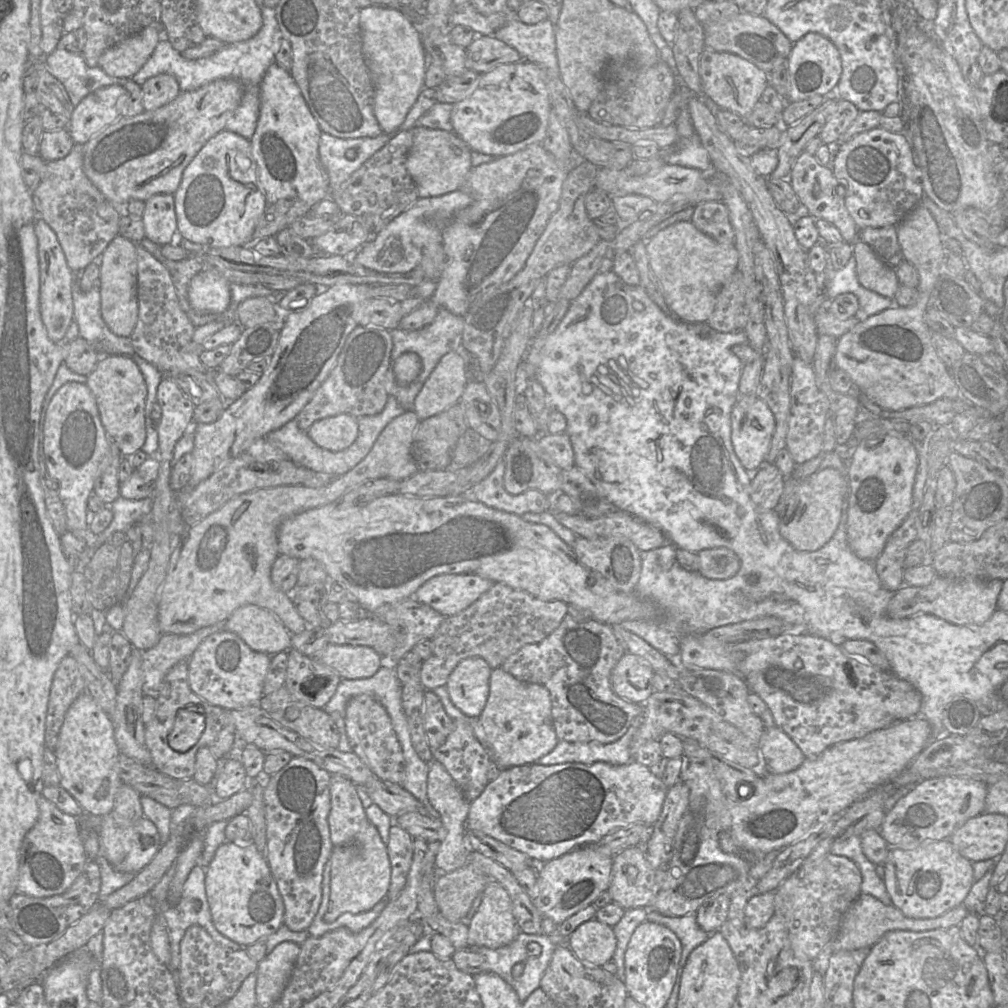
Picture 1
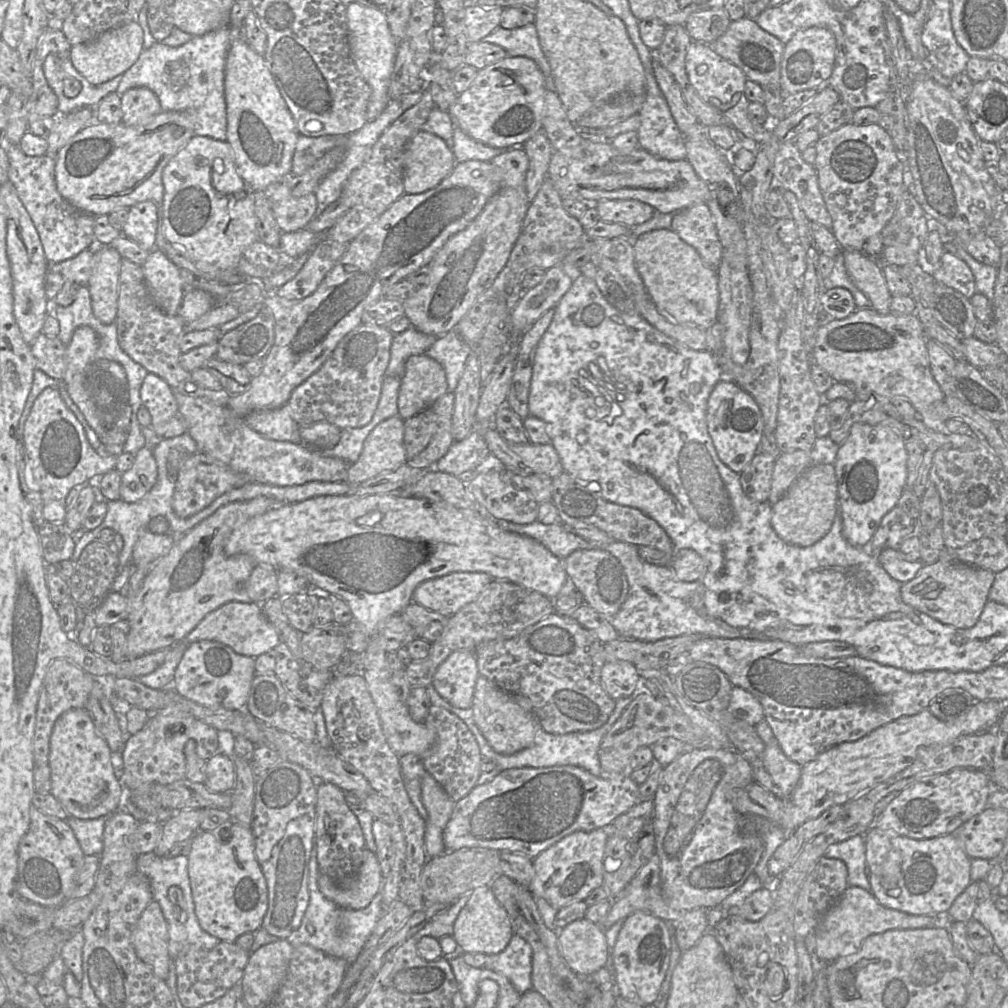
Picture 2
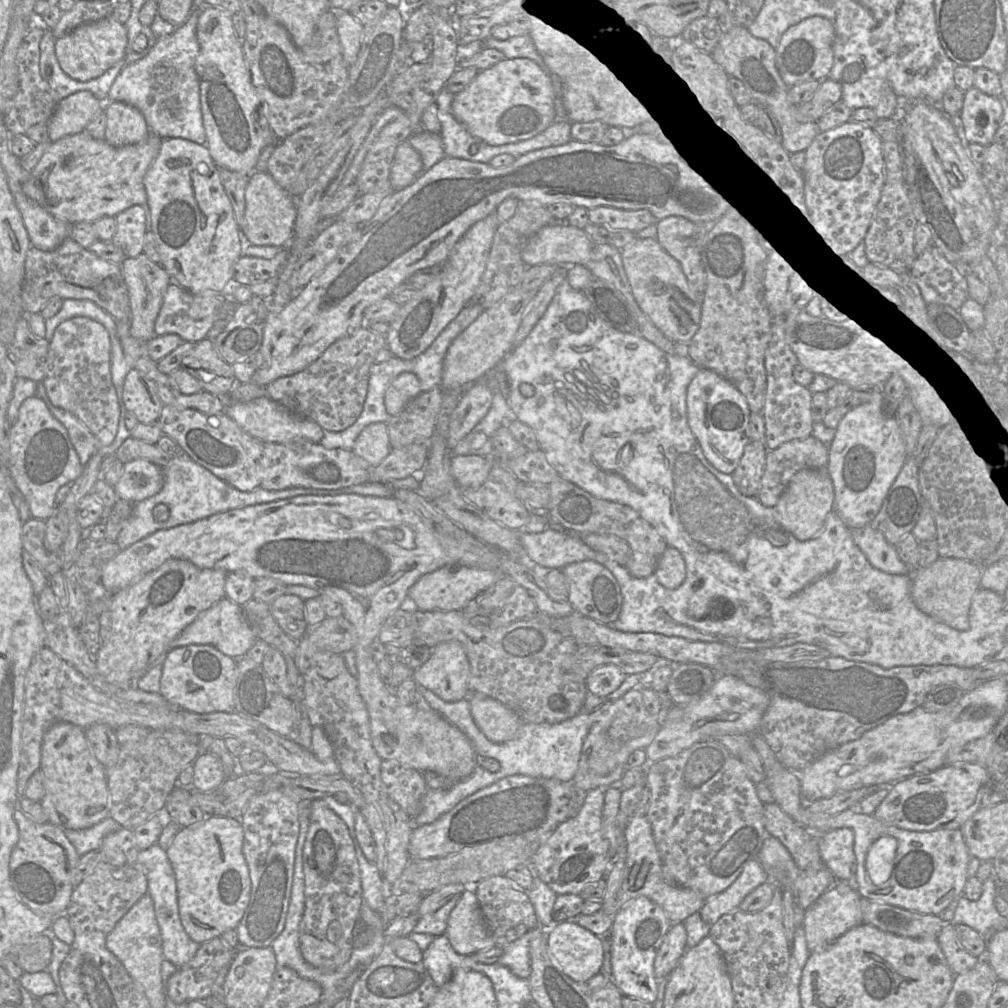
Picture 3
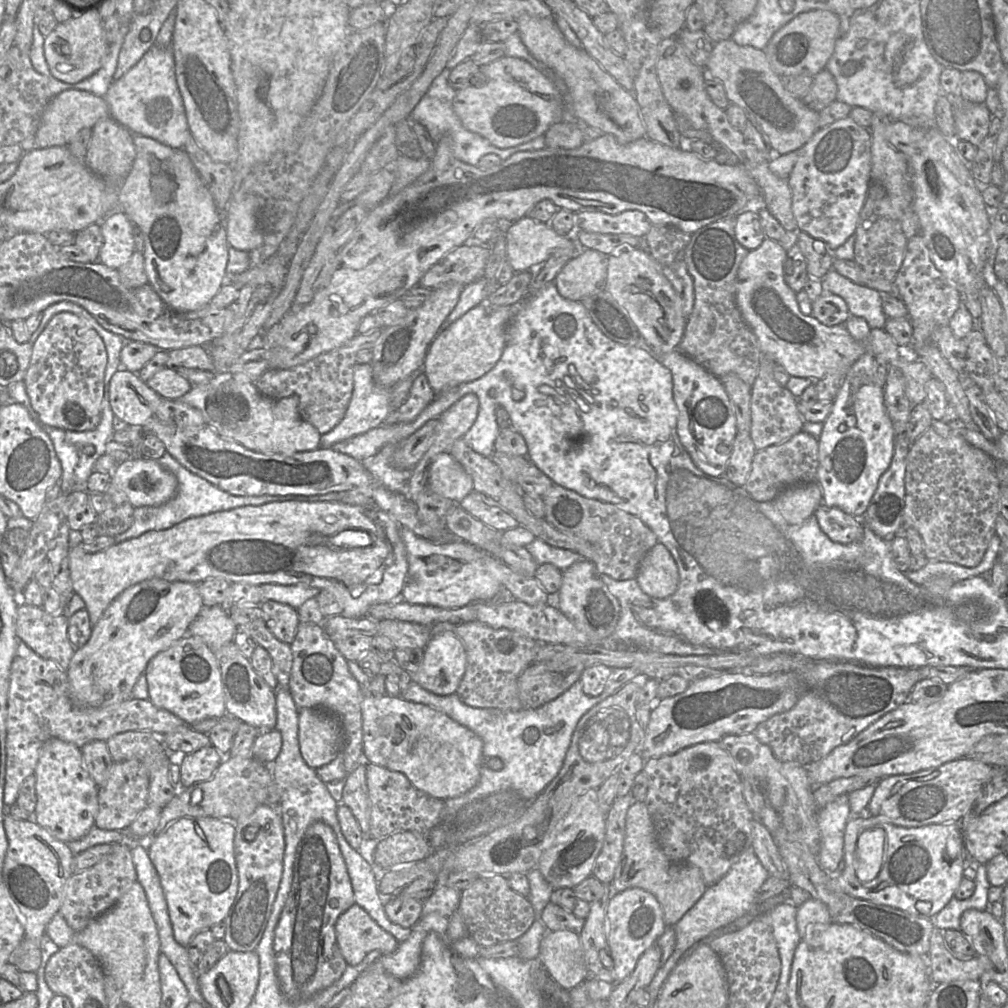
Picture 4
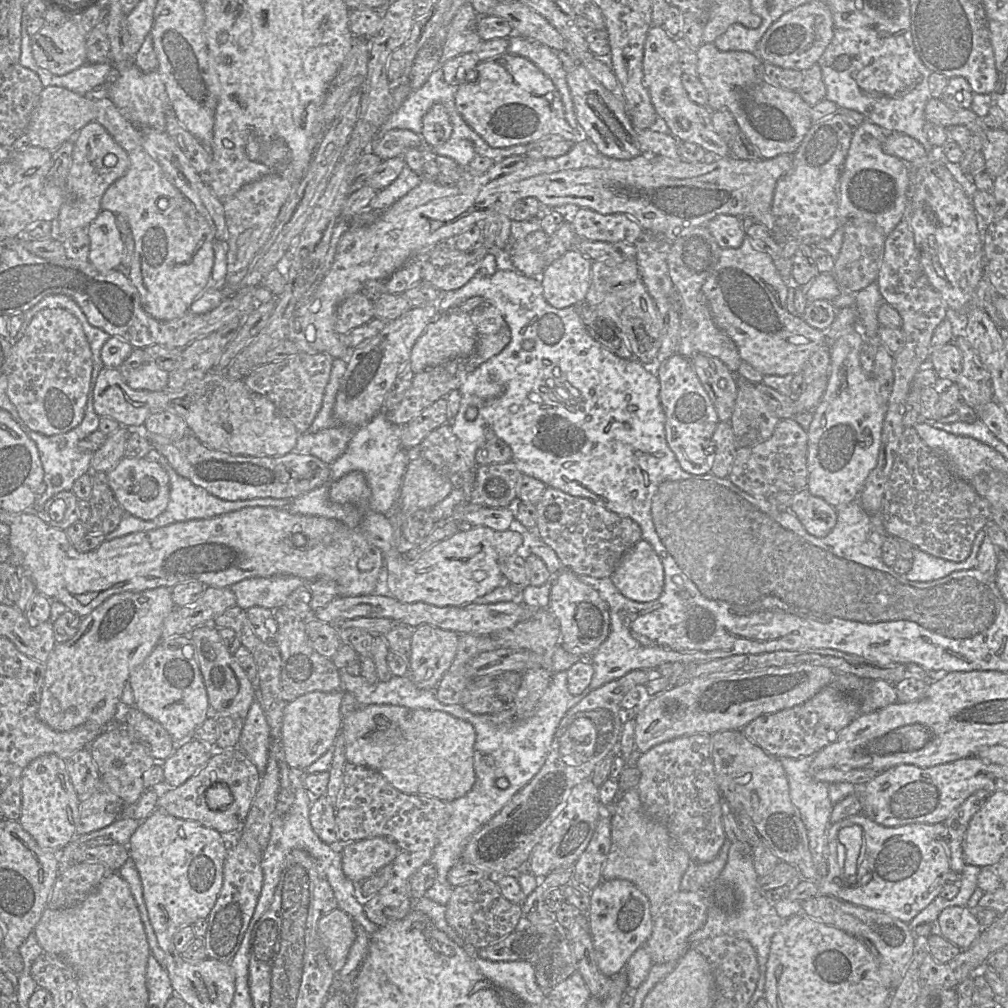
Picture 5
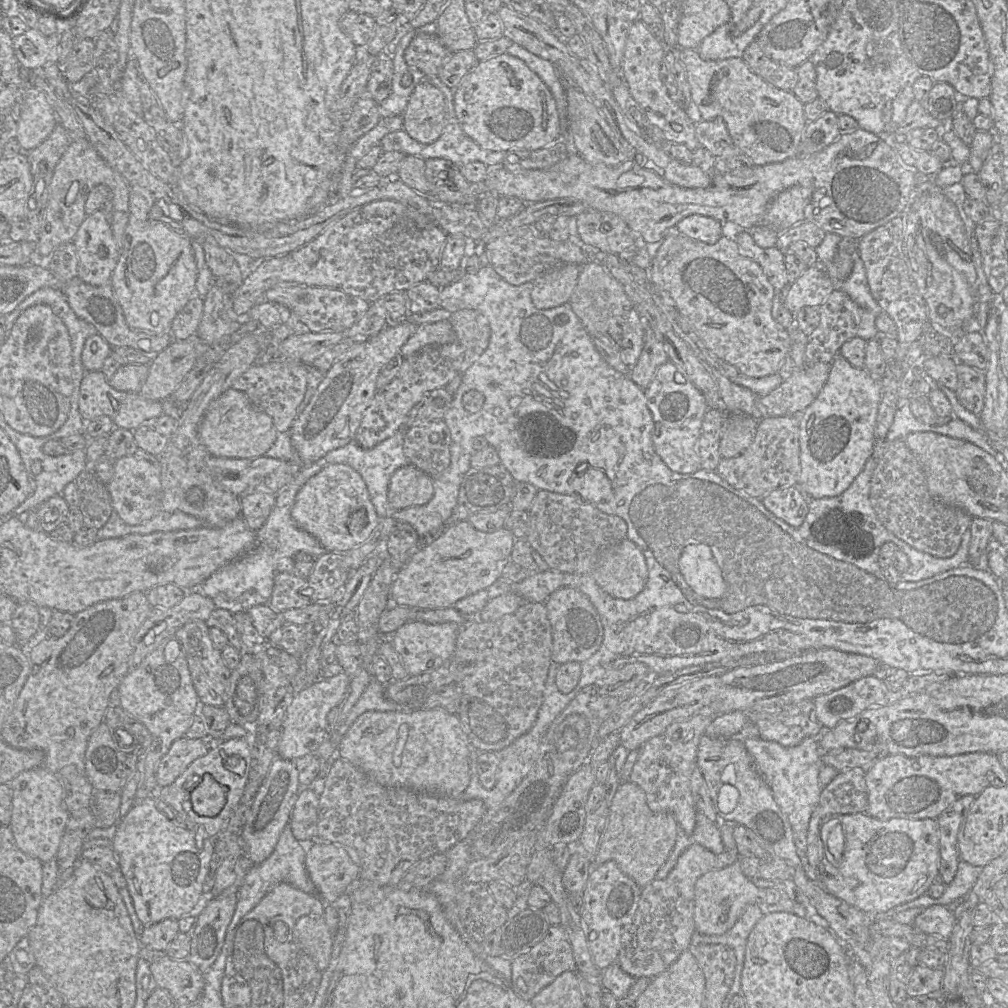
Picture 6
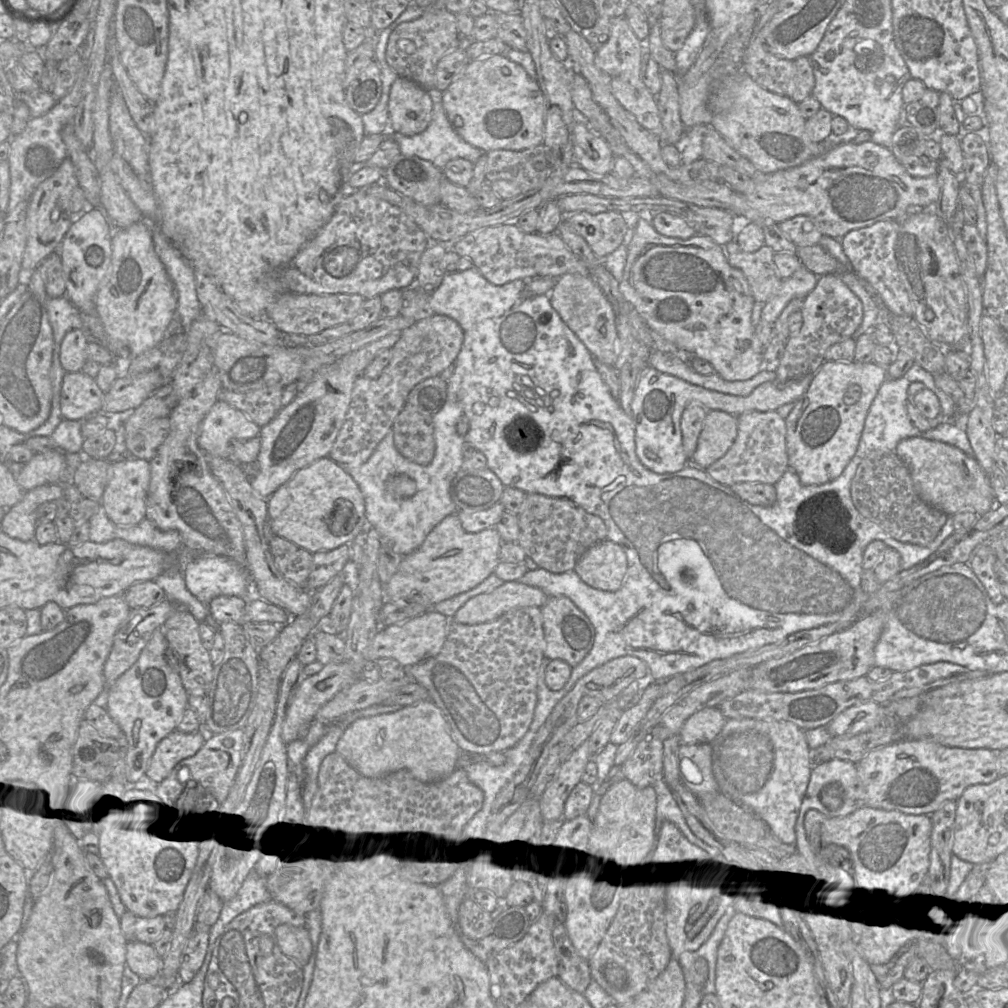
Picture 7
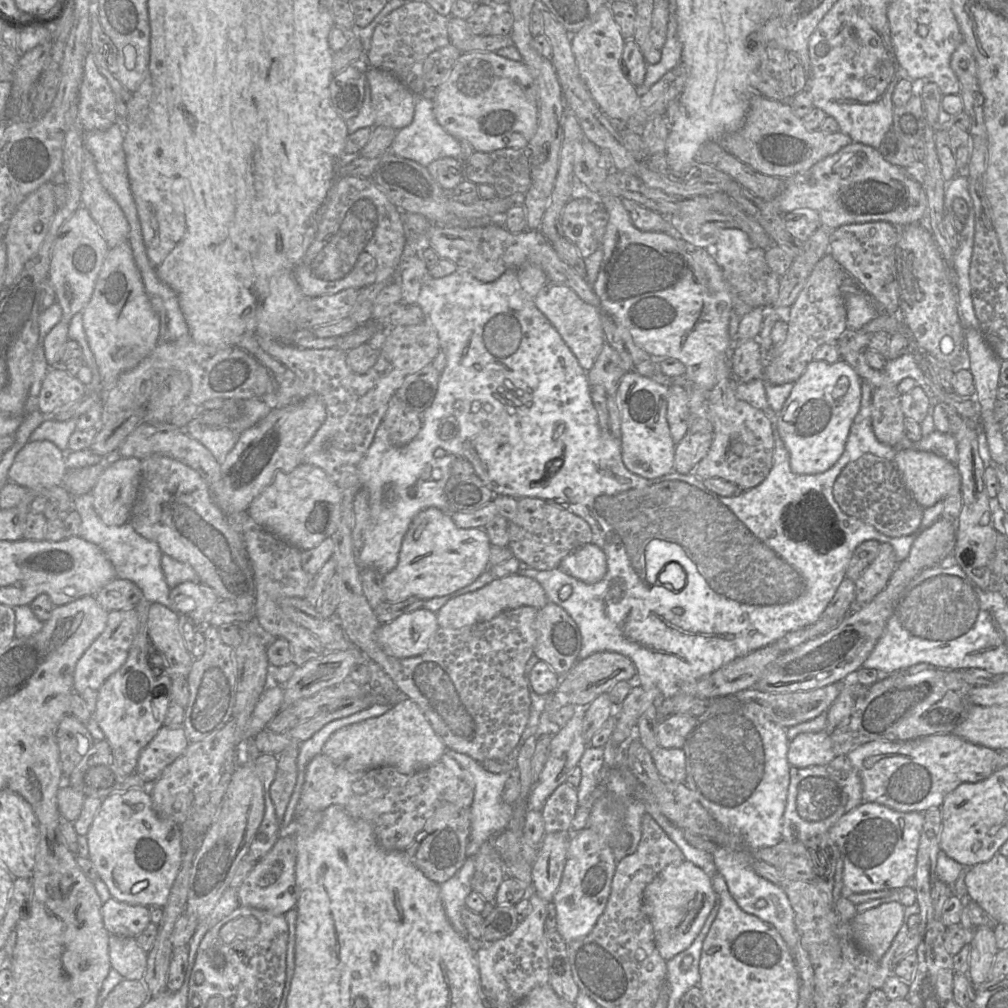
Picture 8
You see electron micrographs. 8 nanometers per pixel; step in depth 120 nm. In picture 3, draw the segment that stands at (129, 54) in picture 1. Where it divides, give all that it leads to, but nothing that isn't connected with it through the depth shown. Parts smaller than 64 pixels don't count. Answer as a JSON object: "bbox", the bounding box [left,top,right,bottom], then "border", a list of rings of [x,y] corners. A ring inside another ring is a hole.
{"bbox":[55,17,128,82],"border":[[[113,17],[85,23],[55,40],[55,54],[62,70],[72,79],[87,82],[122,61],[128,44],[125,24]]]}

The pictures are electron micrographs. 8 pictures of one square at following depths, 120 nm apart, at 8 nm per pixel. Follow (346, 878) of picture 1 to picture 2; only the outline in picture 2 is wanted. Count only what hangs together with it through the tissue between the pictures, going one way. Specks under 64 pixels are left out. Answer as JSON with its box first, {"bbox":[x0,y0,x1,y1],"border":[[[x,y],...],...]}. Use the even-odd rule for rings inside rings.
{"bbox":[319,846,382,910],"border":[[[364,846],[364,863],[356,882],[349,888],[338,888],[326,875],[319,875],[319,890],[327,900],[342,908],[359,910],[367,907],[379,892],[382,882],[382,871],[375,852]]]}

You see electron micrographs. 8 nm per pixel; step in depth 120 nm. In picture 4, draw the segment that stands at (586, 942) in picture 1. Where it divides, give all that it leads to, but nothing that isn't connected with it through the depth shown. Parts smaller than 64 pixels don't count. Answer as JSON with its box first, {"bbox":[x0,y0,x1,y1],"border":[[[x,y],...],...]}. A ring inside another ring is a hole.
{"bbox":[538,931,588,990],"border":[[[548,931],[542,938],[538,957],[542,967],[563,988],[570,990],[588,979],[579,932]]]}

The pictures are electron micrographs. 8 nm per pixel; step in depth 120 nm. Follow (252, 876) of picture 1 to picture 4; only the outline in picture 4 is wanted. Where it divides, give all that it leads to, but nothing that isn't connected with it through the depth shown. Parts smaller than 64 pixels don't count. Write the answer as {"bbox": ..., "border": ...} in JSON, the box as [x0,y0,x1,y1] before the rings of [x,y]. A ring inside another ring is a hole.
{"bbox":[147,817,238,946],"border":[[[183,817],[160,834],[150,835],[147,848],[167,902],[175,940],[187,946],[199,932],[223,923],[238,892],[234,825],[213,817]]]}

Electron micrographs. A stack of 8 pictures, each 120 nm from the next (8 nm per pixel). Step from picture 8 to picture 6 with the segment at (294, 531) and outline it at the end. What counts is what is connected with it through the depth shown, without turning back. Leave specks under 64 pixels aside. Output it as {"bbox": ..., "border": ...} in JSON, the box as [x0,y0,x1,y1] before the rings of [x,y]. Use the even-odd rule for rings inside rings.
{"bbox":[291,464,380,552],"border":[[[346,464],[328,465],[311,477],[297,493],[291,516],[300,528],[320,542],[326,552],[348,552],[365,543],[380,521],[364,480]]]}

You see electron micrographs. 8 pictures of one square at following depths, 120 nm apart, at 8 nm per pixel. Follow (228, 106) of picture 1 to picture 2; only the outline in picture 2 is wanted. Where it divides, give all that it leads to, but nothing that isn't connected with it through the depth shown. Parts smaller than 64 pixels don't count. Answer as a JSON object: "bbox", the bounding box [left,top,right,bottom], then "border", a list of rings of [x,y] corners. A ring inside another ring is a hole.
{"bbox":[55,110,195,217],"border":[[[162,110],[145,125],[93,123],[72,137],[55,155],[55,182],[58,192],[72,206],[95,217],[109,215],[144,201],[157,204],[162,211],[164,186],[162,173],[169,161],[195,136],[194,116],[184,111]]]}

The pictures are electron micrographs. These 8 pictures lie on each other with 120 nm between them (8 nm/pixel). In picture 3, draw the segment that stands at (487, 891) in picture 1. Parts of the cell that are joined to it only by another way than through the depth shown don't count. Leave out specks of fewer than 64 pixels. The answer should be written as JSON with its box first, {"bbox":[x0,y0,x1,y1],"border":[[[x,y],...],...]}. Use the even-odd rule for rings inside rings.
{"bbox":[446,887,496,955],"border":[[[467,887],[452,909],[446,927],[446,936],[453,948],[462,955],[496,946],[480,910],[473,887]]]}

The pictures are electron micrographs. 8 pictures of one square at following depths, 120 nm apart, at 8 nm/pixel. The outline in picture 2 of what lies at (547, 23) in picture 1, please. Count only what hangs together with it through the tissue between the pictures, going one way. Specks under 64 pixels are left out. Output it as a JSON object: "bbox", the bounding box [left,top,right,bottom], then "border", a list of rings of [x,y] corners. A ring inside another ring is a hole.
{"bbox":[483,23,554,89],"border":[[[533,23],[515,29],[505,29],[499,26],[484,37],[483,41],[502,47],[508,56],[532,59],[544,76],[546,89],[554,89],[552,70],[541,48],[537,29]]]}

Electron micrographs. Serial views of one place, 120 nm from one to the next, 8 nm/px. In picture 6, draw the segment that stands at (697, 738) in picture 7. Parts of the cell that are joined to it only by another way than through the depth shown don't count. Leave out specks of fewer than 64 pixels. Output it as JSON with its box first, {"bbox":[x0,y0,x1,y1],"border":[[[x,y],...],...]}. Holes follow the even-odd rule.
{"bbox":[705,711,758,739],"border":[[[732,711],[715,715],[705,730],[710,737],[743,739],[748,736],[758,736],[756,727],[745,712]]]}

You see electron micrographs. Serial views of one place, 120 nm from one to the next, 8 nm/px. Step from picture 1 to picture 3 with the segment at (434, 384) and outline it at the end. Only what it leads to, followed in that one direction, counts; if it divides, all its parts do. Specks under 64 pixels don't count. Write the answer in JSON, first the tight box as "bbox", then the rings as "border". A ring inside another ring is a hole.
{"bbox":[385,372,420,416],"border":[[[410,372],[399,375],[385,393],[385,406],[391,416],[400,414],[406,406],[420,393],[420,381]]]}

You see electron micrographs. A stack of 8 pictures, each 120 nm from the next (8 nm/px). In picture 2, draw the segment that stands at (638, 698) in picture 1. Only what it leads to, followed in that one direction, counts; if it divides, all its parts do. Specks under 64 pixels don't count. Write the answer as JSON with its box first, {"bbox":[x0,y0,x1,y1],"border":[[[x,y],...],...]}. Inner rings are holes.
{"bbox":[601,661,639,700],"border":[[[627,661],[607,662],[601,669],[602,687],[613,700],[631,695],[639,681],[639,671]]]}

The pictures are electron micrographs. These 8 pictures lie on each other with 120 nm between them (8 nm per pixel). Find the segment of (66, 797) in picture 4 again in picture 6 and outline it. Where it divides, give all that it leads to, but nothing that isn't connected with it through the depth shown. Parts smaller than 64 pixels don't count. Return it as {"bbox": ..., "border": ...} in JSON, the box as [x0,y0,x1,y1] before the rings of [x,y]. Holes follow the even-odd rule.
{"bbox":[7,766,70,864],"border":[[[40,766],[20,773],[7,784],[13,790],[9,827],[17,846],[43,864],[55,859],[70,818],[64,806],[64,787],[59,775]]]}

